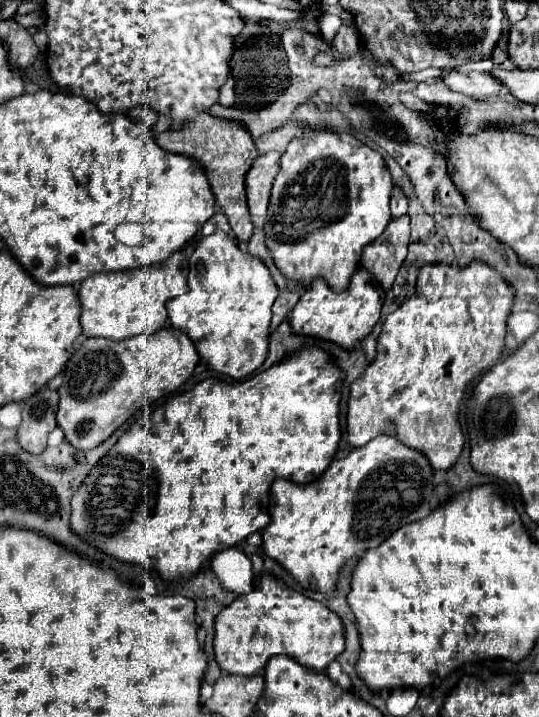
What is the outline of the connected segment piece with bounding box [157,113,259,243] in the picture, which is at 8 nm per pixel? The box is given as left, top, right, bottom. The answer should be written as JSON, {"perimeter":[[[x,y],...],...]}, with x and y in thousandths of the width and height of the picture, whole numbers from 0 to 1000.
{"perimeter":[[[373,158],[369,163],[340,174],[328,185],[310,183],[291,188],[291,202],[314,213],[347,216],[380,238],[388,258],[395,264],[399,280],[417,297],[440,336],[458,339],[469,328],[469,311],[462,305],[462,291],[455,278],[455,244],[458,244],[458,236],[466,233],[466,225],[481,216],[481,211],[466,188],[455,183],[455,177],[436,169],[414,169],[414,166],[391,163],[388,158]]]}

